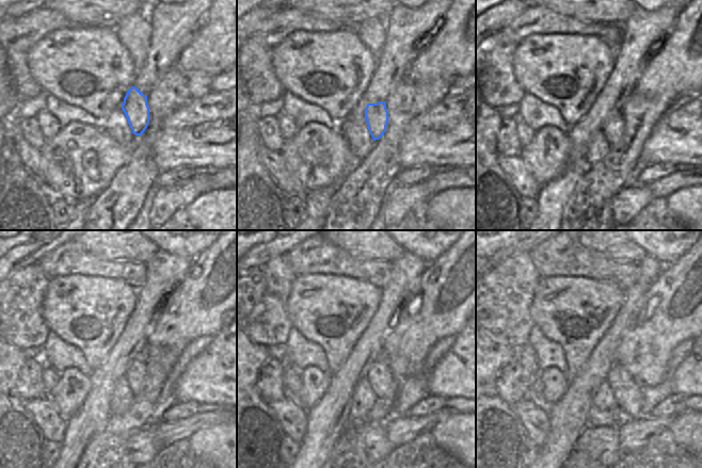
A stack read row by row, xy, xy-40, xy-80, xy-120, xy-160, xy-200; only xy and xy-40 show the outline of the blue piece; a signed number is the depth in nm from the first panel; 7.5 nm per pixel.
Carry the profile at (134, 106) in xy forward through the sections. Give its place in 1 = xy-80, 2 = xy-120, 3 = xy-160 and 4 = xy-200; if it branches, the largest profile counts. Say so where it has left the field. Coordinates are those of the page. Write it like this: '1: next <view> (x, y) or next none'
1: next xy-80 (613, 127)
2: next xy-120 (136, 373)
3: next xy-160 (380, 377)
4: next xy-200 (627, 393)

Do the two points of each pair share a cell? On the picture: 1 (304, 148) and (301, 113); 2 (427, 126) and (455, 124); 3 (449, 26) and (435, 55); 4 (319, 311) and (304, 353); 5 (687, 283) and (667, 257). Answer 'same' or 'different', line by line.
1: different
2: same
3: same
4: different
5: different

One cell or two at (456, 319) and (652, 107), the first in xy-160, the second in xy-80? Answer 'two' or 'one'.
two

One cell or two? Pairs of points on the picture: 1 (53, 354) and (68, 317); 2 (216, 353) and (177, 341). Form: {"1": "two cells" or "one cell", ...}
{"1": "two cells", "2": "two cells"}

